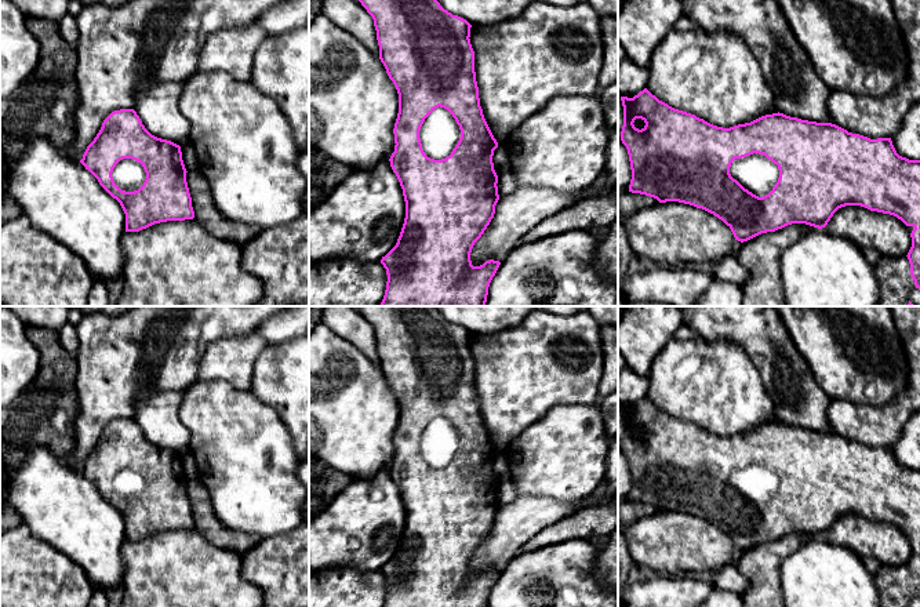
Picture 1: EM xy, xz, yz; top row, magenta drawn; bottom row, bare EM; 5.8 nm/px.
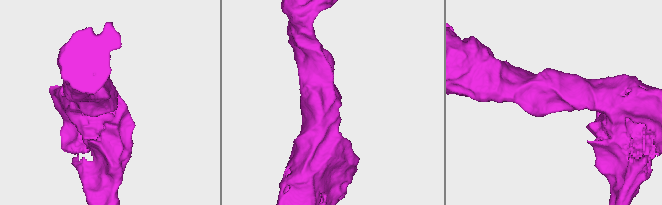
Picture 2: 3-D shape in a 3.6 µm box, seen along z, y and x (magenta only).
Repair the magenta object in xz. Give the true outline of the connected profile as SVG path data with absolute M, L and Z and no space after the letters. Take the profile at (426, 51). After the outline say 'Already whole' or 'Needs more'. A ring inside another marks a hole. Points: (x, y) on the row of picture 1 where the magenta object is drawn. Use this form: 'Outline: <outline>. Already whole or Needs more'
Outline: M359 0L374 19L377 40L379 46L379 59L383 63L389 79L393 81L399 94L399 113L394 123L394 152L389 161L396 174L406 201L406 218L396 246L381 259L386 269L388 281L383 299L379 306L486 306L488 287L501 262L486 261L480 266L473 266L470 252L474 243L481 237L495 214L499 200L498 175L494 170L492 156L498 148L480 106L479 87L474 72L474 51L470 44L472 25L444 10L437 0Z. Needs more

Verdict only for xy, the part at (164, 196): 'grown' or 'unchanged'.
grown

